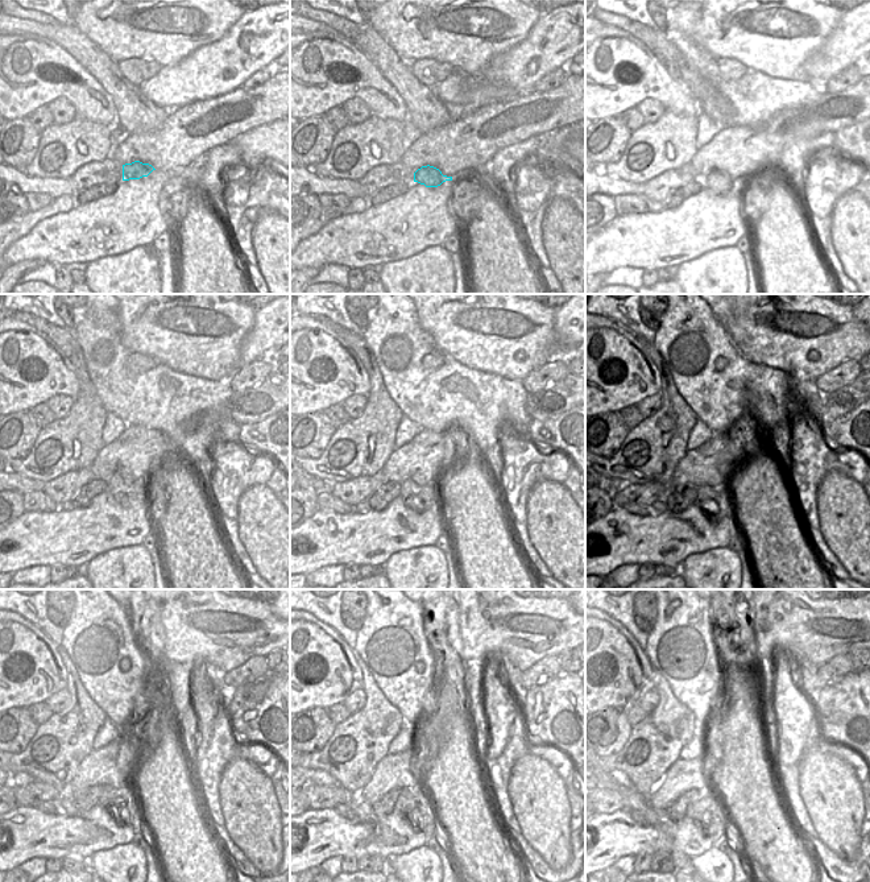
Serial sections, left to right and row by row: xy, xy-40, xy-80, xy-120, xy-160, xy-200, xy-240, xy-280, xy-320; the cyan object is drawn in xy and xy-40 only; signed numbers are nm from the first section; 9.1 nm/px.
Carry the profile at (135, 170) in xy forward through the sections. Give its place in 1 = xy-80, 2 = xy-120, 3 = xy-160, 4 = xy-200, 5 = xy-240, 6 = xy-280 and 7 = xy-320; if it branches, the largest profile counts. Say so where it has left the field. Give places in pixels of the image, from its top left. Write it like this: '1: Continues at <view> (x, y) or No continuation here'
1: Continues at xy-80 (719, 181)
2: Continues at xy-120 (121, 481)
3: Continues at xy-160 (427, 493)
4: Continues at xy-200 (720, 495)
5: Continues at xy-240 (124, 799)
6: Continues at xy-280 (415, 802)
7: Continues at xy-320 (711, 806).

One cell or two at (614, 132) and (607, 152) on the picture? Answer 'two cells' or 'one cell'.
one cell

